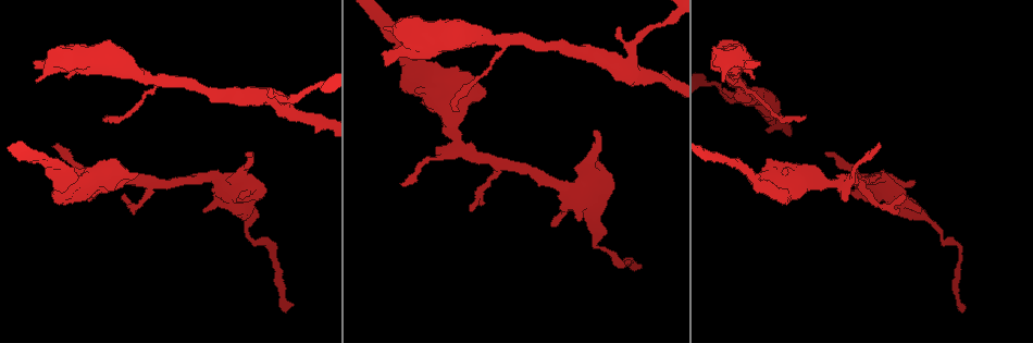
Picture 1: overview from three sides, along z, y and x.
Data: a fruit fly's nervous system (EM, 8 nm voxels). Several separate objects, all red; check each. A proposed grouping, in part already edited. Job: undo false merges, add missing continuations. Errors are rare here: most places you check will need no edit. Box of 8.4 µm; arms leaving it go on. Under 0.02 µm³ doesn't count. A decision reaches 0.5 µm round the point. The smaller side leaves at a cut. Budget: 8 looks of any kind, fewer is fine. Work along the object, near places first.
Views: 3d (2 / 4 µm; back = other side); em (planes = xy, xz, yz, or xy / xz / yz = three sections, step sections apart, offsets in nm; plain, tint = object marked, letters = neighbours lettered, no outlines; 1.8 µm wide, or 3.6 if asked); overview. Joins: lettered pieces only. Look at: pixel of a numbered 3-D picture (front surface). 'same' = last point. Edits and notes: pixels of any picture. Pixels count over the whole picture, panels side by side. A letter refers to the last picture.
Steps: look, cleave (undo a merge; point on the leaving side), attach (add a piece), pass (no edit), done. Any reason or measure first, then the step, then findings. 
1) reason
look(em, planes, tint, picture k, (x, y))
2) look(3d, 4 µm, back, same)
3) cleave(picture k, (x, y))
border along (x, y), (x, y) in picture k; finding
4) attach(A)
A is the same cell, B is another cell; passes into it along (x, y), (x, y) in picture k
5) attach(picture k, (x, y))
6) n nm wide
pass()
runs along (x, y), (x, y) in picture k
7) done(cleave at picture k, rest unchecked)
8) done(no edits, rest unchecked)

thick end
look(3d, 4 µm, picture 1, (753, 75))

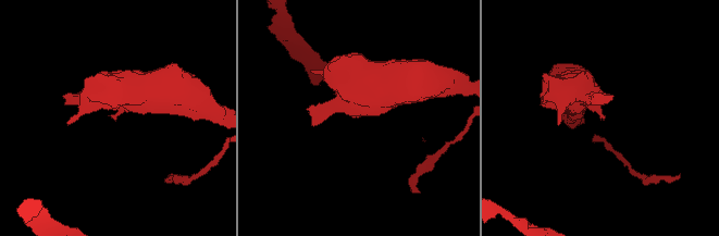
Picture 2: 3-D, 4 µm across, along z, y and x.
look(em, xz, step 4, tint, picture 2, (605, 117))

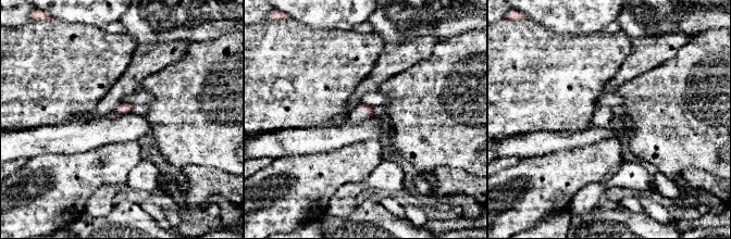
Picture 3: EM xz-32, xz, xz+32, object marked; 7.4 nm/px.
another direction
look(em, planes, letters, same)

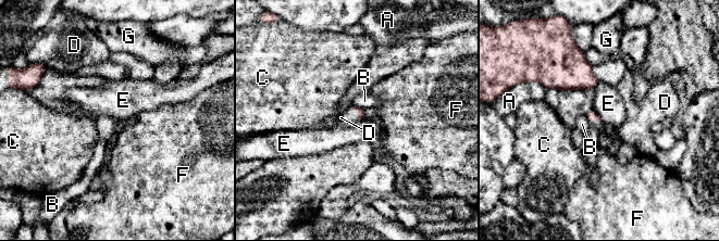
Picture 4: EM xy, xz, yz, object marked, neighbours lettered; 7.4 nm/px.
pass()
A, B, C, D, E, F and G are other cells; no lettered piece goes on from it

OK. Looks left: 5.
free end
look(em, xz, step 16, letters, picture 1, (740, 165))

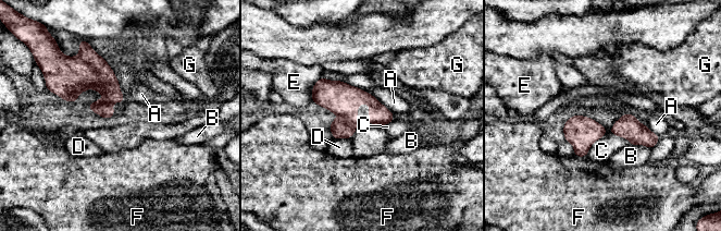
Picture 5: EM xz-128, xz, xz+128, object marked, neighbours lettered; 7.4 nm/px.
look(em, planes, letters, same)

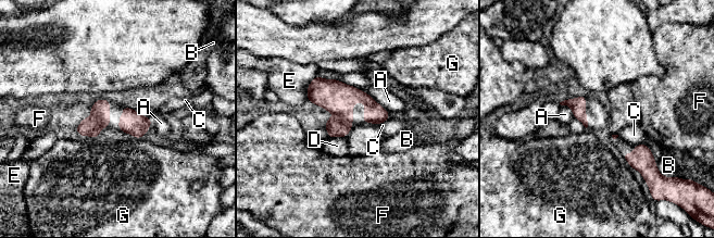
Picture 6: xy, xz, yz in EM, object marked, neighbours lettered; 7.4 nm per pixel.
pass()
A, B, C, D, E, F and G are other cells; border along (135, 137), (141, 138) in picture 6; none of them fits

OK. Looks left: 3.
sudden change in width
look(em, planes, tint, picture 1, (761, 96))

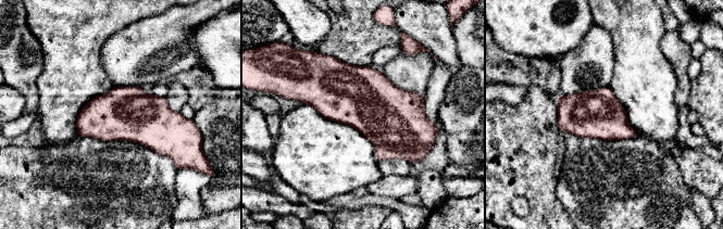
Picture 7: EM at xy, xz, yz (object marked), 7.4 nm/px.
what lies round it
look(em, planes, letters, same)

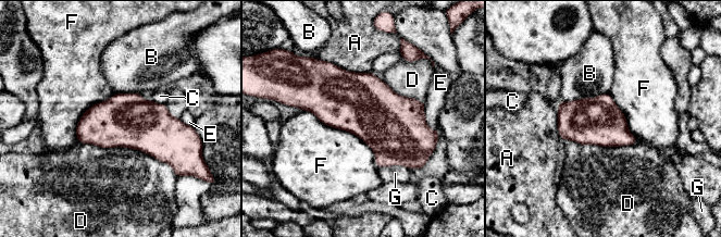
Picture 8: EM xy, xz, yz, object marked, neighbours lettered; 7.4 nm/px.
pass()
A, B, C, D, E, F and G are other cells; border along (302, 109), (355, 134), (377, 166) in picture 8; one neuron here

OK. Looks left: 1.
done(no edits, rest unchecked)

